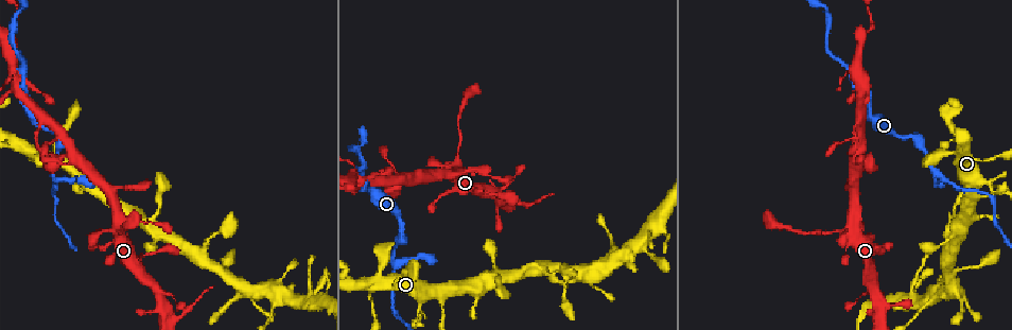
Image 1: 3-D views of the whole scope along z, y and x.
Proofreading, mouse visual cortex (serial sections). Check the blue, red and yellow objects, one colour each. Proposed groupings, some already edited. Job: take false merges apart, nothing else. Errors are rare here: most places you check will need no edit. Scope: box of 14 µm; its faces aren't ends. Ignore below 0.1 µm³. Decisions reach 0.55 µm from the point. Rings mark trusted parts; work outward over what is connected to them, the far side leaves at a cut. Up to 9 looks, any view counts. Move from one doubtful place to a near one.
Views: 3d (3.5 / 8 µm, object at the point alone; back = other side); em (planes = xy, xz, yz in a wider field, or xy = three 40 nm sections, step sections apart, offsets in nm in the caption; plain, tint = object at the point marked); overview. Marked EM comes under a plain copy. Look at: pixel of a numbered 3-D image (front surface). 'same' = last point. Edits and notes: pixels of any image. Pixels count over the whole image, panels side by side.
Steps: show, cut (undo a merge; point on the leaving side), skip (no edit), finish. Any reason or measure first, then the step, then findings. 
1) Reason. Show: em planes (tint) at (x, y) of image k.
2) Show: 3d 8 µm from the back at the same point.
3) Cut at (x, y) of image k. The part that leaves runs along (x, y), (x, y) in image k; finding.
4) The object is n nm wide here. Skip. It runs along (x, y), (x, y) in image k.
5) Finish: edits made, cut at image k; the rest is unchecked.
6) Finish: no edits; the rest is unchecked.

Sharp bend. Show: 3d 8 µm at (376, 285) of image 1.

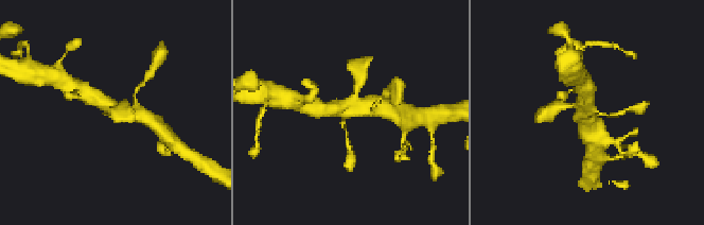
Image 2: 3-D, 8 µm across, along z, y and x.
Show: 3d 3.5 µm at (352, 110) of image 2.

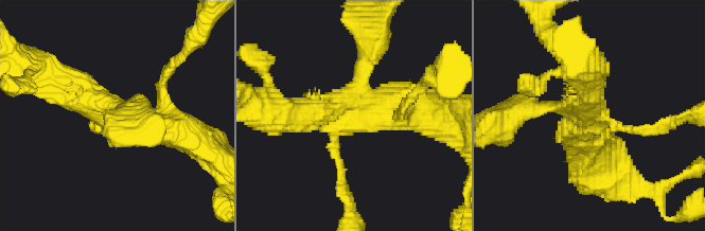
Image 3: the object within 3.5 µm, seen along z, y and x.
Now the EM. Show: em xy step 2 (tint) at (587, 113) of image 3.

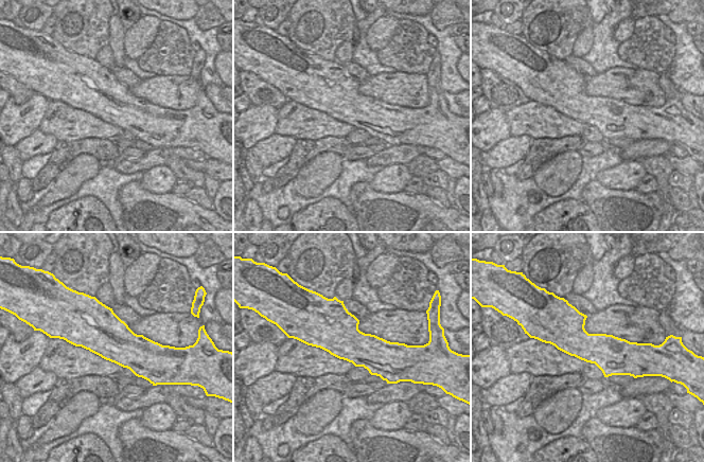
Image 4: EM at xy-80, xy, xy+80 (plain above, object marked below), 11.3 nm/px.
Skip. One cell here.

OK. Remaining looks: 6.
Sudden change in width. Show: 3d 3.5 µm at (869, 109) of image 1.

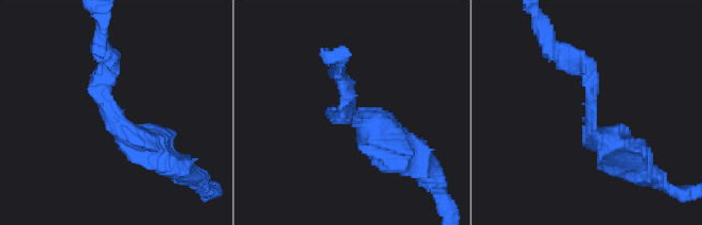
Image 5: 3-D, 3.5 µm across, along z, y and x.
The arms are 200, 450 nm wide. Show: em xy step 5 (tint) at (113, 115) of image 5.

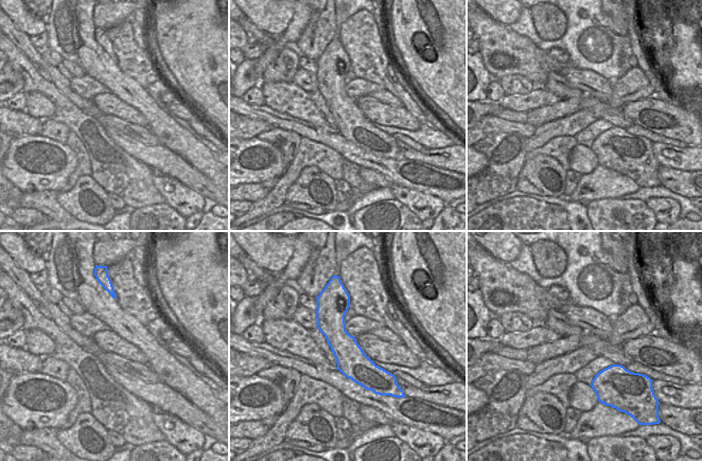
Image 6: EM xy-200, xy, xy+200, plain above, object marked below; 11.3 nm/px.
Skip. It runs along (341, 304), (338, 339), (374, 387) in image 6; all the same cell.

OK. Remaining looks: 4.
Thin arm on a thick one. Show: em xy step 1 (tint) at (115, 231) of image 1.

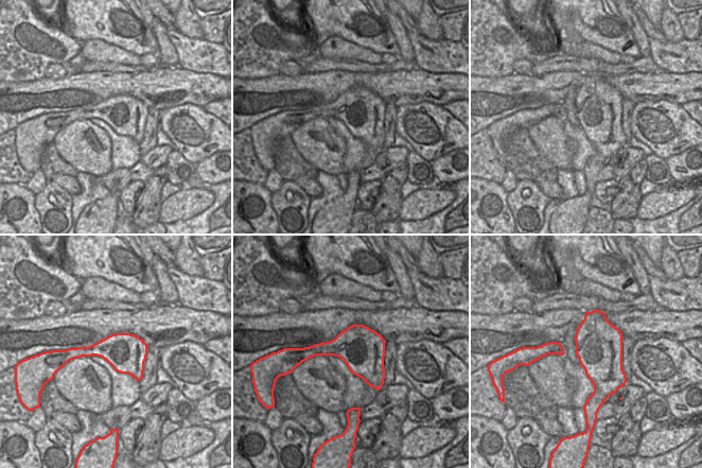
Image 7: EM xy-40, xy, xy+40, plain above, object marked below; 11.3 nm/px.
Wider look. Show: 3d 3.5 µm at the same point.

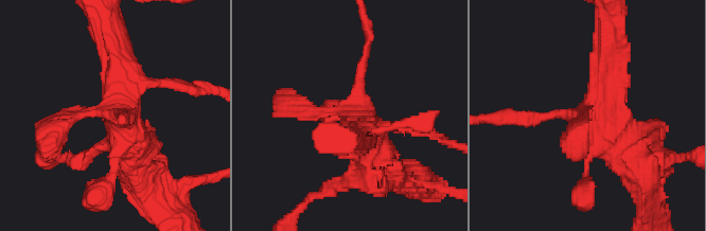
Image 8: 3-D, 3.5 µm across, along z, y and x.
Skip. All the same cell.

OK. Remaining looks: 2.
Sudden change in width. Show: 3d 8 µm at (157, 198) of image 1.

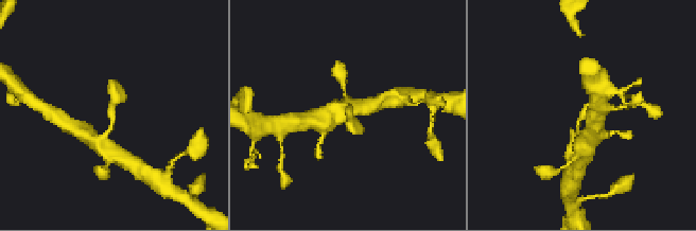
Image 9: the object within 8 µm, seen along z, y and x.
Shape alone is not enough. Show: em xy step 5 (tint) at (350, 113) of image 9.

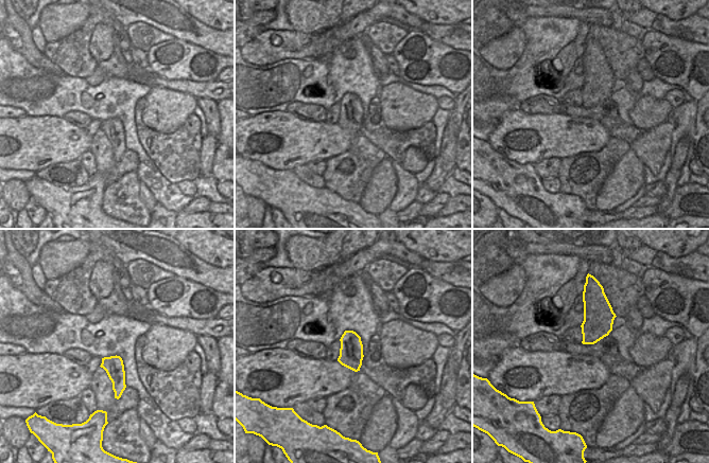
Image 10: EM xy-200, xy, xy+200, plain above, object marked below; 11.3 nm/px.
Skip. It runs along (580, 136), (580, 119), (604, 85) in image 9; one cell here.

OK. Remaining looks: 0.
Finish: no edits; the rest is unchecked.

